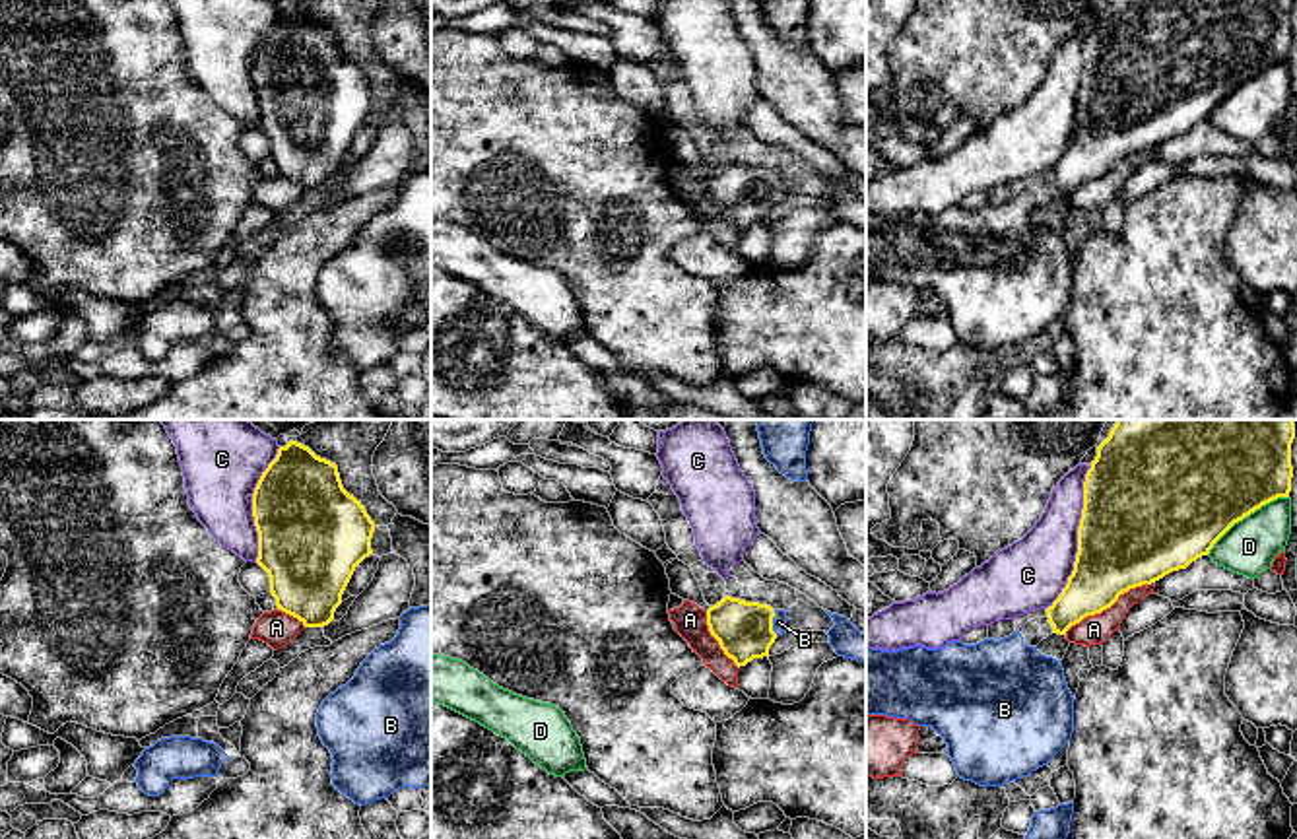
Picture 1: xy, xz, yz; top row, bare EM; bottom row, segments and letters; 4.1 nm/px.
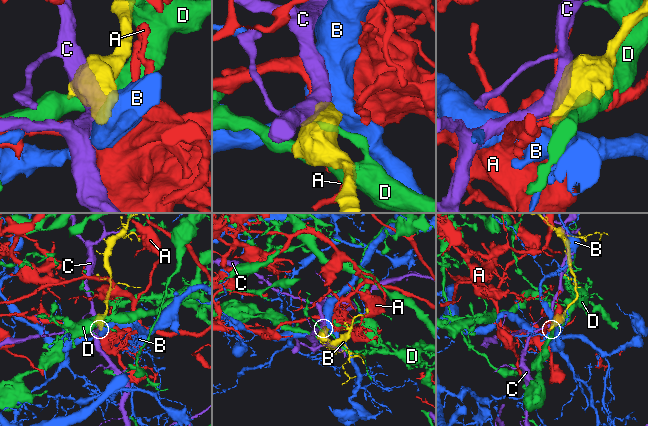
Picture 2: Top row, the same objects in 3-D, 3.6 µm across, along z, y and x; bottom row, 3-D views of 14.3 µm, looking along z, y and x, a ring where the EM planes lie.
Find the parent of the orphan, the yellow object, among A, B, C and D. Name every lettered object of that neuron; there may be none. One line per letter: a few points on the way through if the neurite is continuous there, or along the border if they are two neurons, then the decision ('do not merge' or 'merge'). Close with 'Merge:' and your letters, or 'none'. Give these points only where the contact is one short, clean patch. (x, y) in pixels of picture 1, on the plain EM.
A: do not merge
B: runs through xz (744, 195), (771, 189), (779, 187); merge
C: do not merge
D: do not merge
Merge: B

